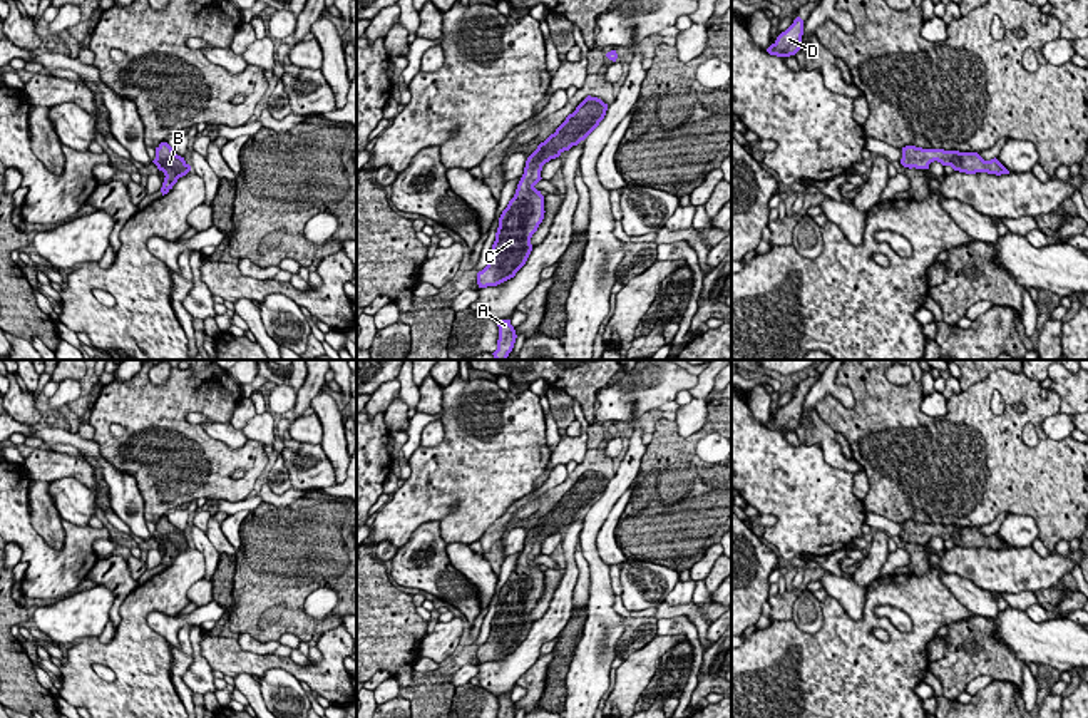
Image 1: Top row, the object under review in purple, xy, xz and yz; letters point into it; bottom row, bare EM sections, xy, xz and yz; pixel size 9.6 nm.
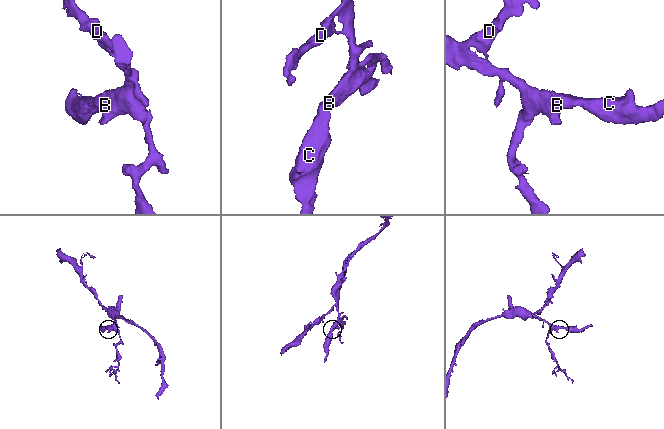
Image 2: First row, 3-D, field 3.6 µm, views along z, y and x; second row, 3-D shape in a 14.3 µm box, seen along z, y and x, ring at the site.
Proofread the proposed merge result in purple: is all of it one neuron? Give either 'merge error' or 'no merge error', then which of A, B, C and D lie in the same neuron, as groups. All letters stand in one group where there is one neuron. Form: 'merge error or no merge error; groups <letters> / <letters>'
no merge error; groups A B C D

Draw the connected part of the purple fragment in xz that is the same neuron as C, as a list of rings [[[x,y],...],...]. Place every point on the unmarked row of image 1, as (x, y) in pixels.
[[[588,470],[572,489],[527,532],[514,572],[499,592],[487,641],[477,648],[479,663],[497,661],[526,639],[531,613],[544,594],[544,571],[534,561],[546,537],[584,515],[604,494],[608,479]]]

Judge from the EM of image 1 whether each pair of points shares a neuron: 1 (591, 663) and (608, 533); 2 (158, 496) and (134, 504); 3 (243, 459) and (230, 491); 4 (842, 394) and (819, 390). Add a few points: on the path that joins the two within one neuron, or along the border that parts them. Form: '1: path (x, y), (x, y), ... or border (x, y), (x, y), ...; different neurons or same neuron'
1: border (605, 521), (598, 533), (598, 554), (610, 568); different neurons
2: border (119, 471), (134, 479), (146, 523); different neurons
3: path (235, 464), (225, 474), (225, 482); same neuron
4: path (837, 390), (824, 389); same neuron

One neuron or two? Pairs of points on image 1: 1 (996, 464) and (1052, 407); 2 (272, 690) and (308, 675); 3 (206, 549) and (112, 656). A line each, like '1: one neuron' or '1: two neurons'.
1: one neuron
2: two neurons
3: two neurons

